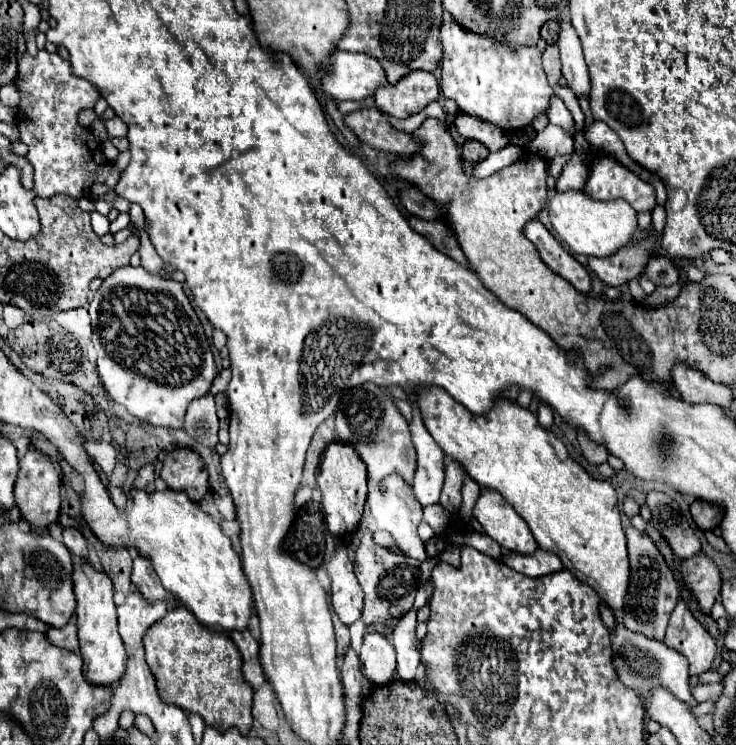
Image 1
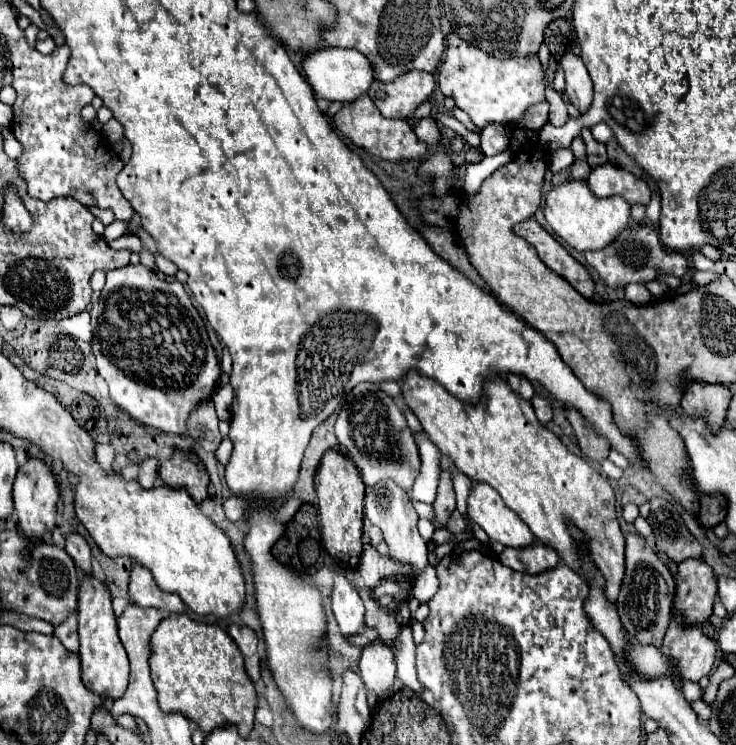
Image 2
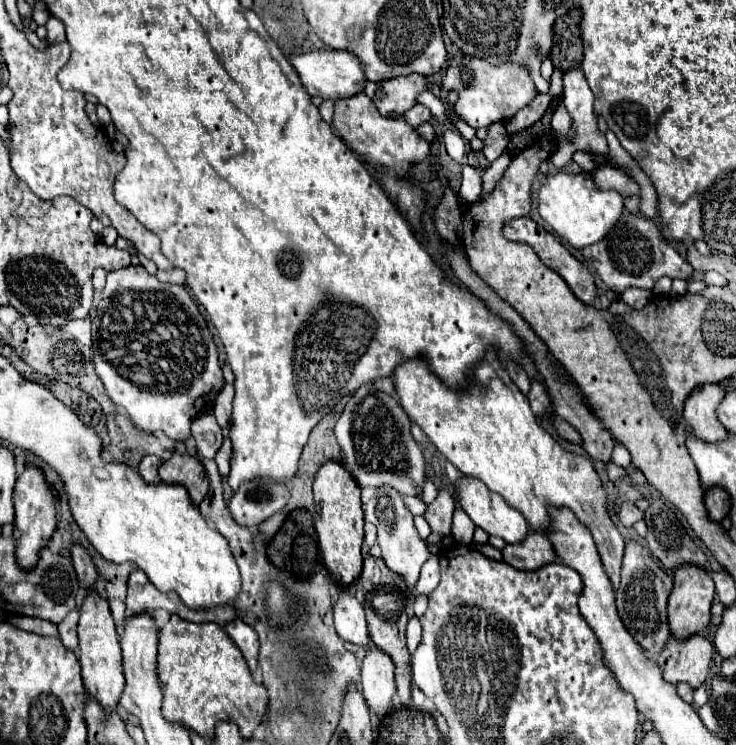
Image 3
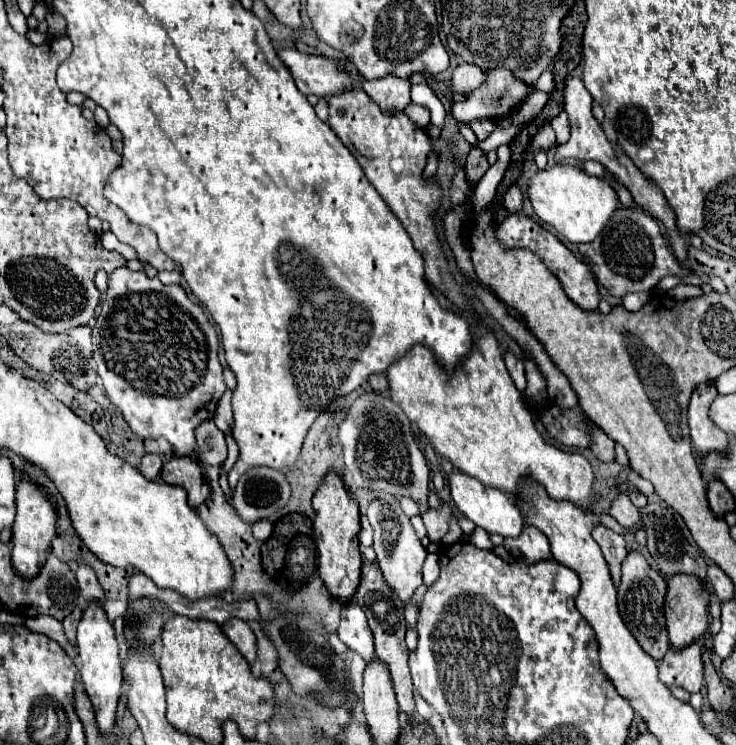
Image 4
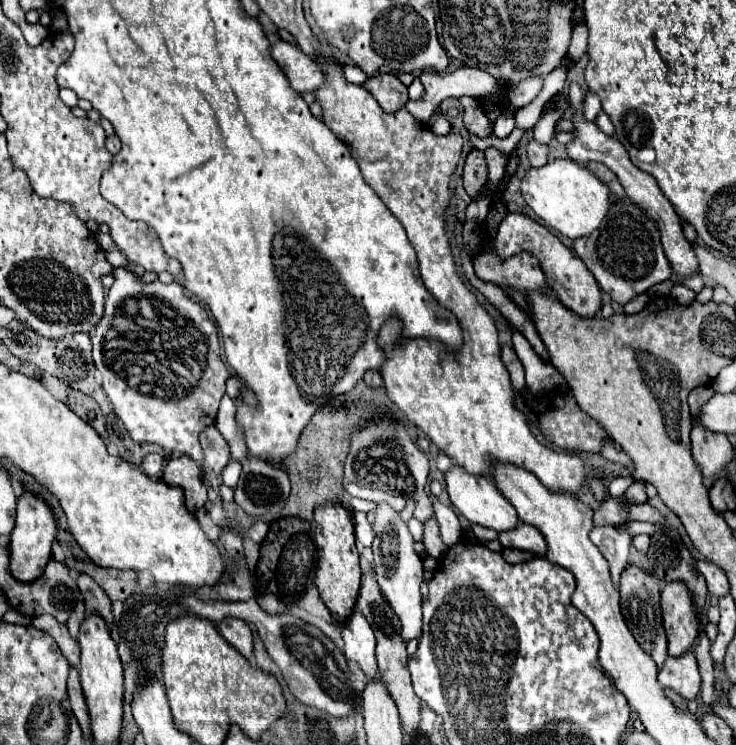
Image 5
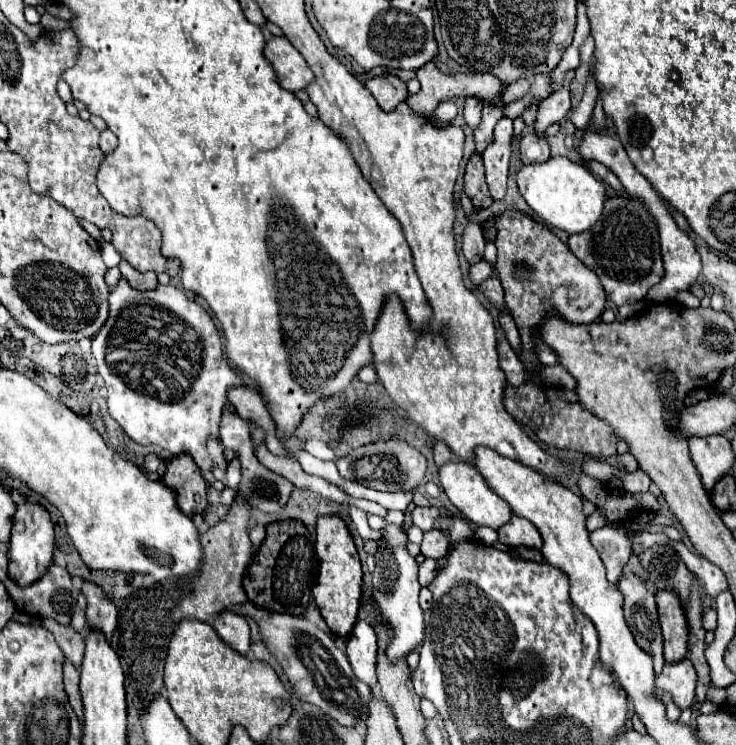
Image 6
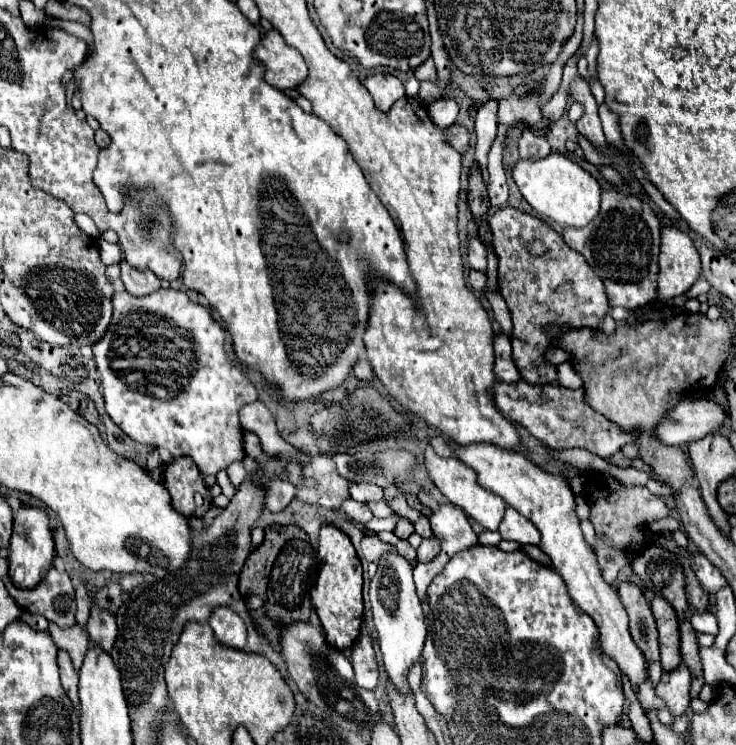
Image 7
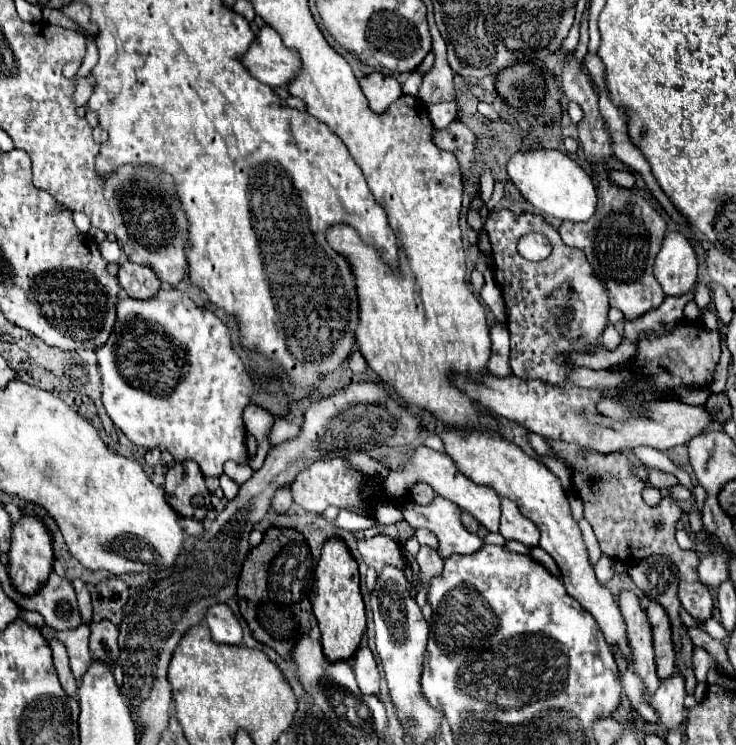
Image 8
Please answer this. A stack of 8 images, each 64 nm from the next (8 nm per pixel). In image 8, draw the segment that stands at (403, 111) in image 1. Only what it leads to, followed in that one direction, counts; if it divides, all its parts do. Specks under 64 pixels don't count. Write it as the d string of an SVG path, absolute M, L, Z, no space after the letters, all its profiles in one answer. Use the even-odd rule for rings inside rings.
M372 72L364 78L360 78L360 86L374 112L384 112L394 100L398 100L402 96L400 82L382 72Z

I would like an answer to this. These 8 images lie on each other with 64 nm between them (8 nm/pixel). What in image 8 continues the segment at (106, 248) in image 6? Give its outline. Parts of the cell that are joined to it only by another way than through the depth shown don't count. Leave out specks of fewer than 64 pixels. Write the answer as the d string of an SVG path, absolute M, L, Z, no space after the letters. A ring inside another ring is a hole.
M105 239L98 246L101 255L107 263L117 262L119 260L122 250L116 242L110 242Z

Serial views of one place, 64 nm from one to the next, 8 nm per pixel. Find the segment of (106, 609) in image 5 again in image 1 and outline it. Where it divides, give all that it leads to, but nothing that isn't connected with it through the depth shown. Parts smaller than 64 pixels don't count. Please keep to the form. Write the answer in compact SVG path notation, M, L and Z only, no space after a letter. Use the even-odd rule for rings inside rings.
M62 528L62 542L68 546L68 550L76 556L76 558L88 558L88 548L86 548L86 540L80 534L80 530L76 528Z

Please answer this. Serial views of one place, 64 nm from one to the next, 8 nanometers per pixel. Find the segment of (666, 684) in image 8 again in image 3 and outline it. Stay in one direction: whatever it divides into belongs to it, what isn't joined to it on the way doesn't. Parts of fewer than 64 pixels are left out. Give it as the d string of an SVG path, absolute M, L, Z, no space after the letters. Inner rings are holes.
M670 634L658 656L658 666L668 682L688 682L690 686L698 688L710 672L714 652L712 642L702 634L692 634L688 638L676 638Z

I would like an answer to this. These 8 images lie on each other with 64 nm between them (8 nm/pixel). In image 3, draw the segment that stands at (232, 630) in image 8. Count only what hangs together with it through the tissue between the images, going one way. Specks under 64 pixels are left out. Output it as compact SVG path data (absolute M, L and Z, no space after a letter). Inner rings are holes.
M234 618L232 622L226 624L224 630L236 642L240 652L244 654L250 672L254 672L256 666L258 666L258 634L254 632L254 628L250 628L240 618Z

